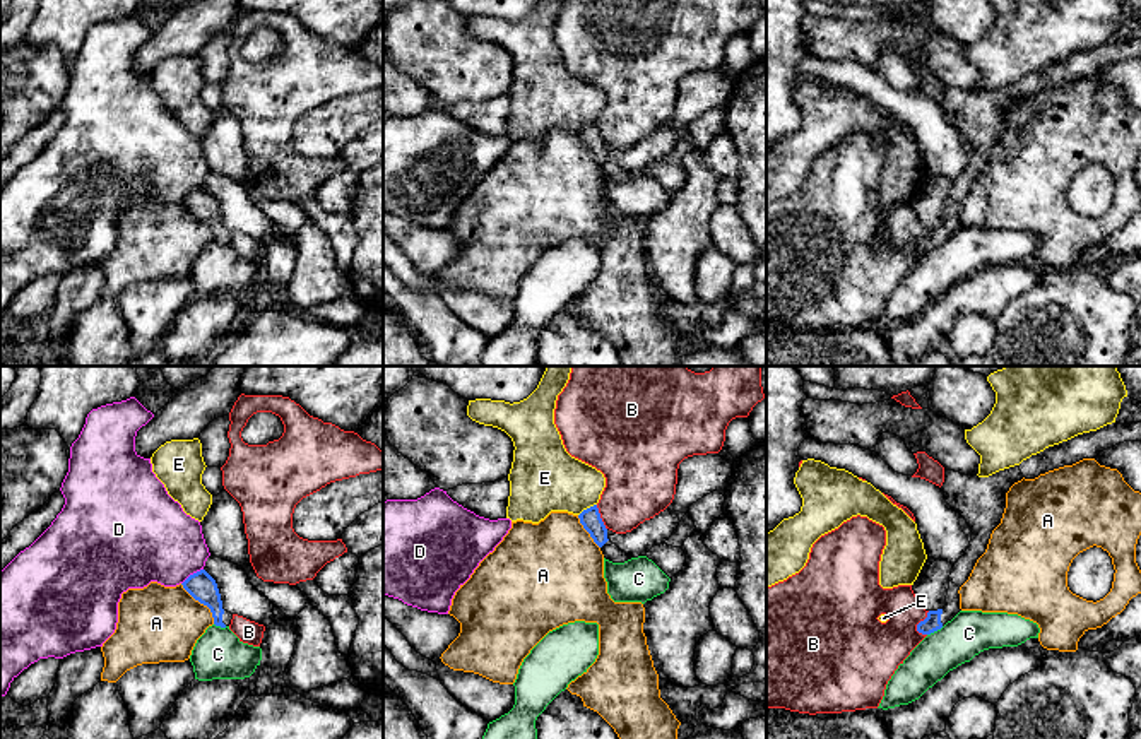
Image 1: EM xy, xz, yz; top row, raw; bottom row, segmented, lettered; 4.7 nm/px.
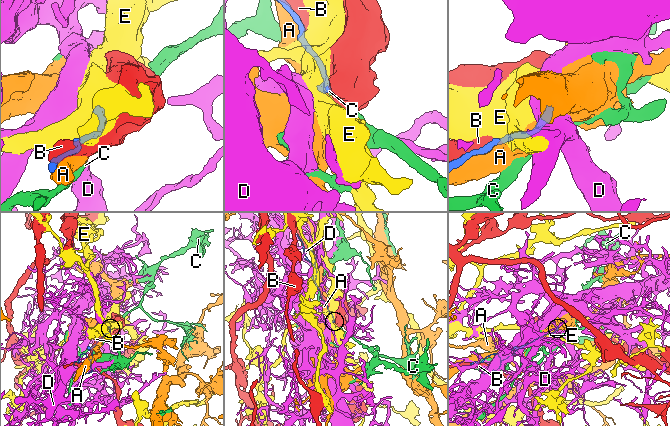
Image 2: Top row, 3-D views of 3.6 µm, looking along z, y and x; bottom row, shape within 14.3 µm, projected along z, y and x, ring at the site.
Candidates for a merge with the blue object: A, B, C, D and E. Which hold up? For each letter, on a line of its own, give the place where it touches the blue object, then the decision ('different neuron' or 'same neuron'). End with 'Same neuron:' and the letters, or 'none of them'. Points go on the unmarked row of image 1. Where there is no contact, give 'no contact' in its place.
A: xy (202, 219) | different neuron
B: yz (919, 240) | different neuron
C: yz (934, 247) | different neuron
D: xy (194, 190) | different neuron
E: xz (587, 125) | different neuron
Same neuron: none of them

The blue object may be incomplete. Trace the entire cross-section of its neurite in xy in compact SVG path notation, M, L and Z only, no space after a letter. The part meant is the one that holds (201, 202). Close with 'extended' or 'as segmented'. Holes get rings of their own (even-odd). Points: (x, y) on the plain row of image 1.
M205 186L190 192L181 202L195 217L210 226L216 243L231 241L233 231L222 226L217 200Z | extended

